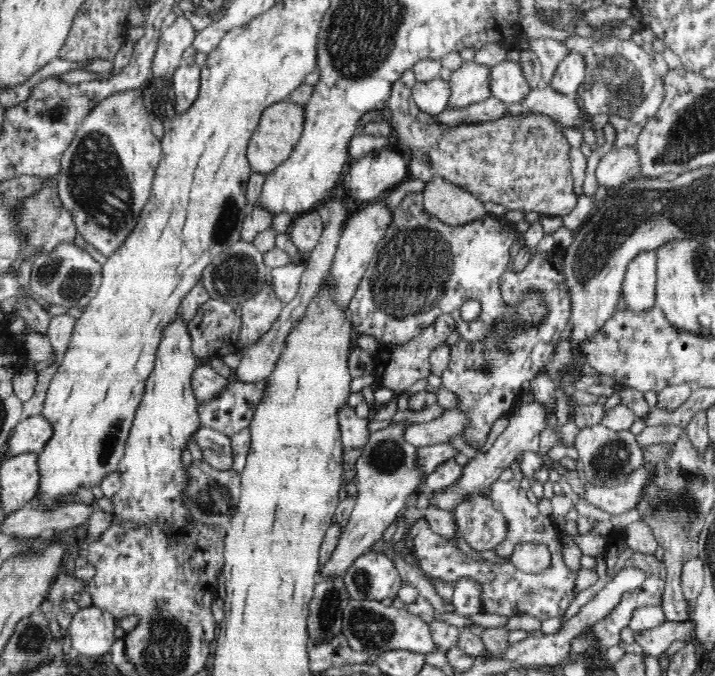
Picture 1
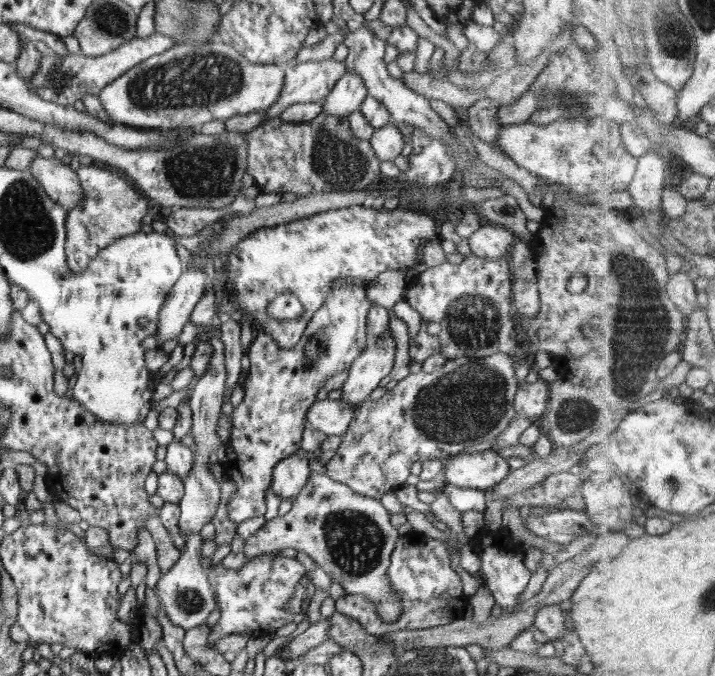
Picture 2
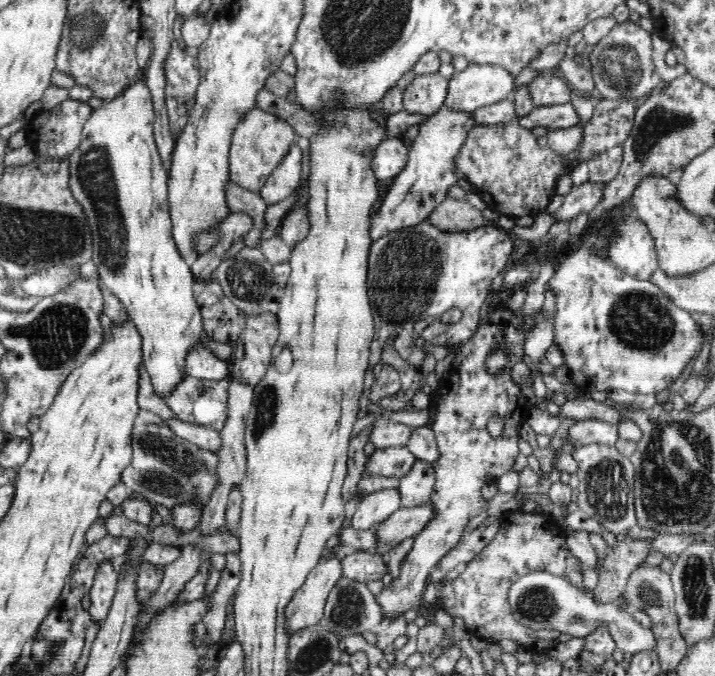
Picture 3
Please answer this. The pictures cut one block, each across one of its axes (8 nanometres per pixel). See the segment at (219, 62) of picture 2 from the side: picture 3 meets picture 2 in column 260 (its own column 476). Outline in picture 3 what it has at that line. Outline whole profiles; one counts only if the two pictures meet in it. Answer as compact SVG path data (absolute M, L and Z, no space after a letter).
M469 65L448 82L446 109L473 113L482 107L512 97L514 76L500 65Z

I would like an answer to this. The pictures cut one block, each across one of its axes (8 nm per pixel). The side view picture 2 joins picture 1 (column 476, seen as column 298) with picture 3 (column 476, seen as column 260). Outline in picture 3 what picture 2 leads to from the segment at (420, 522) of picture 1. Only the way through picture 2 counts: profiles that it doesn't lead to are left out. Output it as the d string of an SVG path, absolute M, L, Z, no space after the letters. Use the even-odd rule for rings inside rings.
M504 512L501 526L492 542L482 549L460 570L459 576L446 581L439 597L439 607L464 621L468 632L486 640L503 641L514 639L526 650L542 650L554 646L560 631L534 631L518 622L508 602L512 583L526 573L546 571L566 579L572 586L585 588L582 581L582 566L567 545L566 530L560 522L542 512ZM534 635L536 638L534 638Z

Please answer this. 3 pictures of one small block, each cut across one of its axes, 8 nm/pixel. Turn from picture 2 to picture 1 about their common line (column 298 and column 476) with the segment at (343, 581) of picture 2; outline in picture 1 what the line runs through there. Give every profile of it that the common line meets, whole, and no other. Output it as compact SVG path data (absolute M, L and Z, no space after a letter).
M480 493L469 494L466 501L456 506L455 520L465 543L478 552L494 550L504 542L508 525L505 517L492 505L492 501Z

